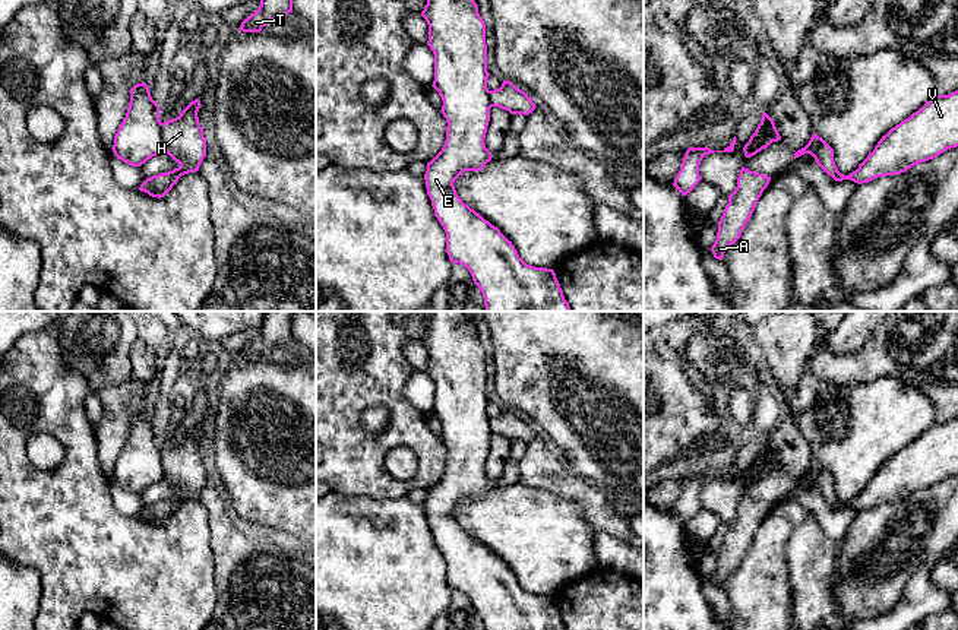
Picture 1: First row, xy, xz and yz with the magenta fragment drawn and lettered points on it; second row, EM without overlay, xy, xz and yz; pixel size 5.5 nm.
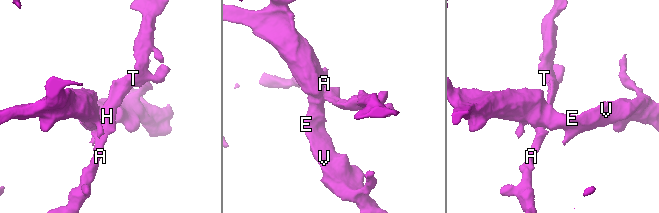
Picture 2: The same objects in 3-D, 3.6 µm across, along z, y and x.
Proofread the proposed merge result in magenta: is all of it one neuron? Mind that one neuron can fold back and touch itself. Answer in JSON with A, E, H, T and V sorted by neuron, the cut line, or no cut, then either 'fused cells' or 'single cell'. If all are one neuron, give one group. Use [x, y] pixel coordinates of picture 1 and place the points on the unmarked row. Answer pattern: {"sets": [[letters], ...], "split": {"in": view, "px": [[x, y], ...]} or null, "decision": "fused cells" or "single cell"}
{"sets": [["A", "H", "T"], ["E", "V"]], "split": {"in": "xy", "px": [[160, 450], [164, 477]]}, "decision": "fused cells"}

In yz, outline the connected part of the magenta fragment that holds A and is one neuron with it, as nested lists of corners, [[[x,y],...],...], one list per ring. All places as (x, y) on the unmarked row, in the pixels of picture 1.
[[[742,494],[737,506],[737,515],[728,523],[728,531],[718,550],[717,567],[711,574],[715,586],[723,588],[727,576],[740,566],[769,509],[771,504]]]

